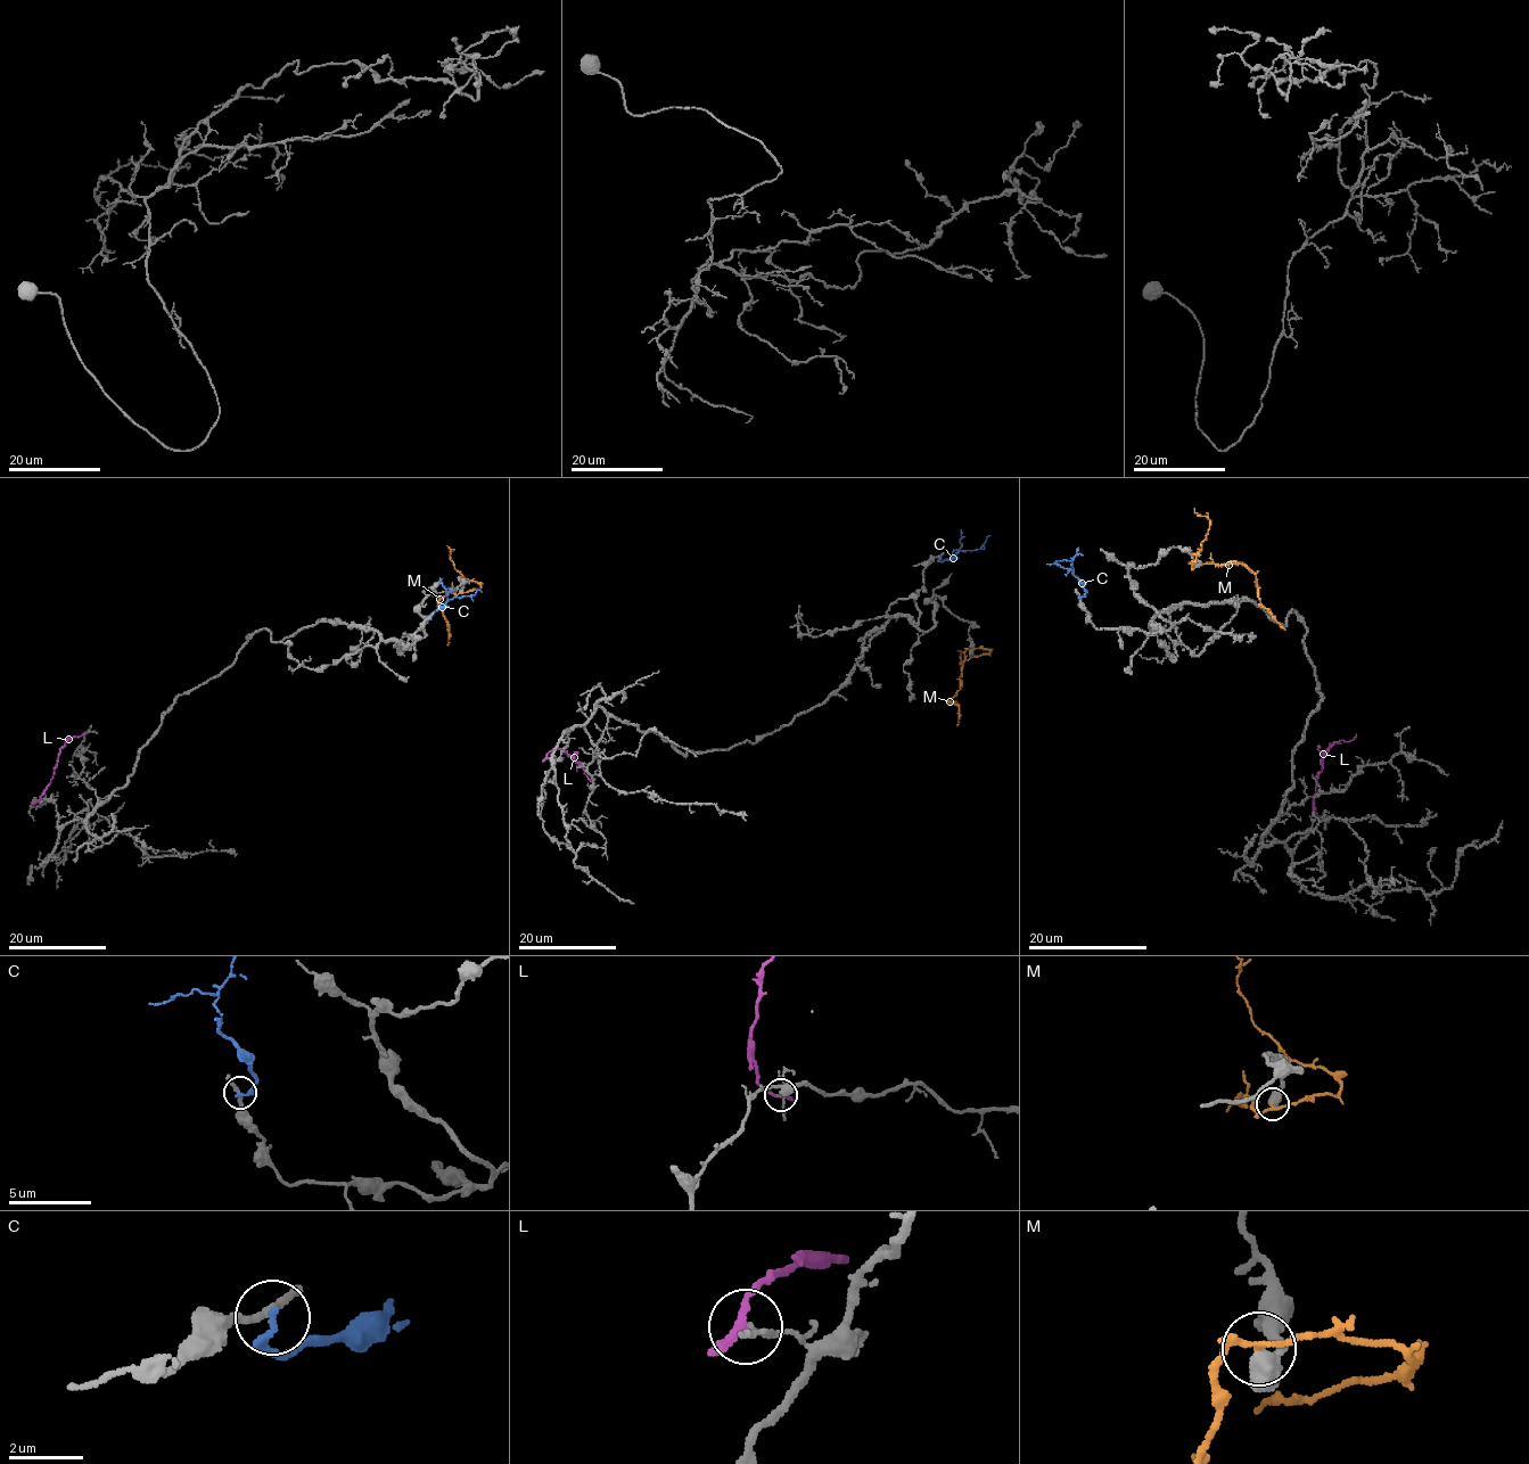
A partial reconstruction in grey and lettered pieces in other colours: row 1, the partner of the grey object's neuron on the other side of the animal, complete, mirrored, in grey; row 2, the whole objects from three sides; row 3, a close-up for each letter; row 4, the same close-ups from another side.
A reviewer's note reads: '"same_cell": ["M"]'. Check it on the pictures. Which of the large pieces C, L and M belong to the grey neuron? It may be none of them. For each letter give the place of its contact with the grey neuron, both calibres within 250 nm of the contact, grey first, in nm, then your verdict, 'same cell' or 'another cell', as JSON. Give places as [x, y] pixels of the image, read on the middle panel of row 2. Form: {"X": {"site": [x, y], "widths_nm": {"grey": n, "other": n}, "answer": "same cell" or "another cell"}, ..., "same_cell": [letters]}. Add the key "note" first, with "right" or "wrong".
{"note": "wrong", "C": {"site": [940, 557], "widths_nm": {"grey": 190, "other": 220}, "answer": "another cell"}, "L": {"site": [547, 757], "widths_nm": {"grey": 90, "other": 280}, "answer": "another cell"}, "M": {"site": [970, 650], "widths_nm": {"grey": 400, "other": 130}, "answer": "another cell"}, "same_cell": []}

